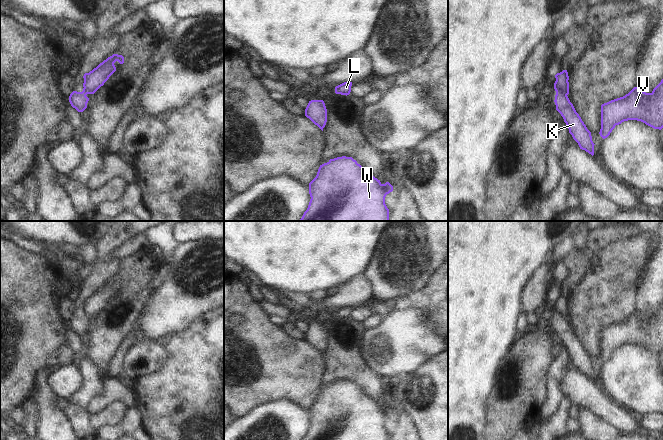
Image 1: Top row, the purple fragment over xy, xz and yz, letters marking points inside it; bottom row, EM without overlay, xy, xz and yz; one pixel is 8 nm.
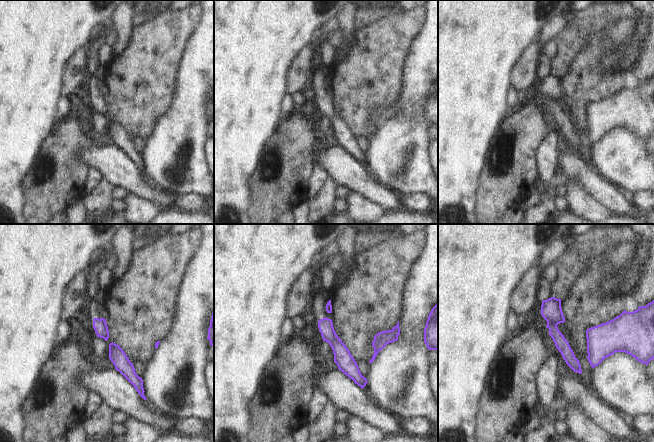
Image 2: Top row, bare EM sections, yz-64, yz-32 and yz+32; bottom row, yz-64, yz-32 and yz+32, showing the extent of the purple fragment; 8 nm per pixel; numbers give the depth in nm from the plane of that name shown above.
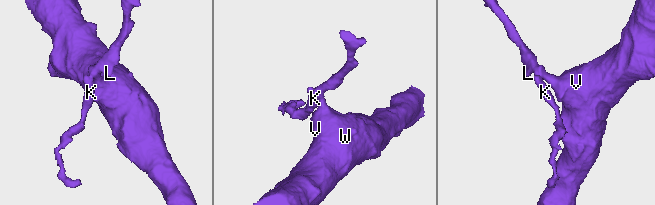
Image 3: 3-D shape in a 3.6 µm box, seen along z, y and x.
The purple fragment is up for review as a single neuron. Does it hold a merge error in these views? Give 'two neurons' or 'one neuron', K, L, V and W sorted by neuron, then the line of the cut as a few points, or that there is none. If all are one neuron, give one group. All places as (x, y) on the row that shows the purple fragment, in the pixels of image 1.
two neurons | K / L V W | yz (554, 87), (566, 95)

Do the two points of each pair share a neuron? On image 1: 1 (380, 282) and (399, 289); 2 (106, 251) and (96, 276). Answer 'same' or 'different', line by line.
1: same
2: same

